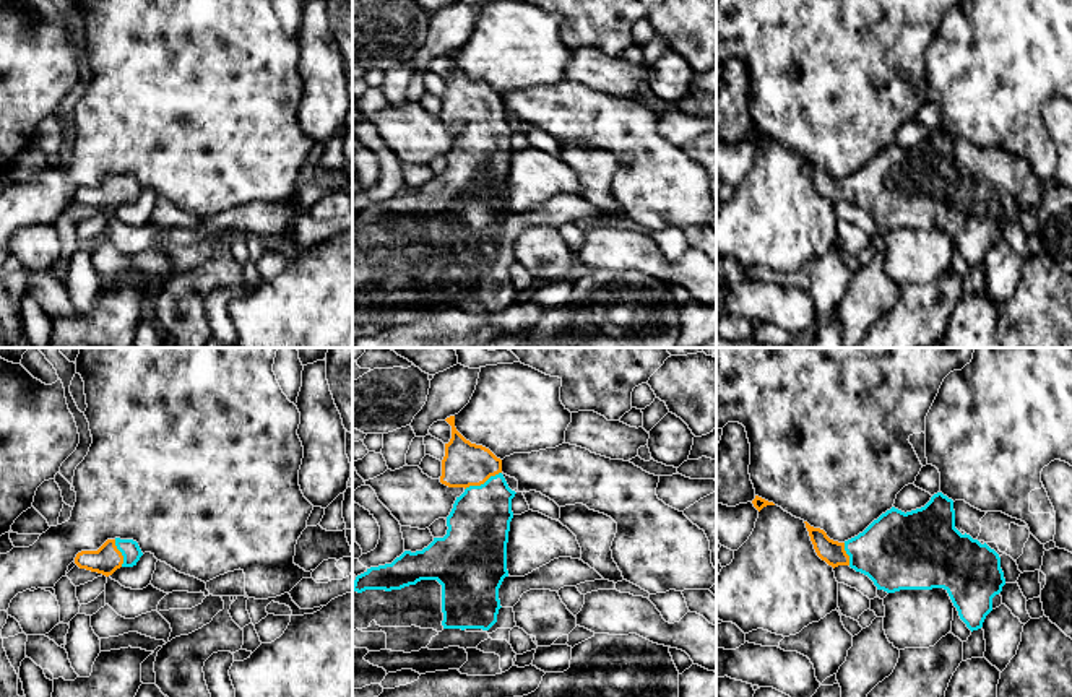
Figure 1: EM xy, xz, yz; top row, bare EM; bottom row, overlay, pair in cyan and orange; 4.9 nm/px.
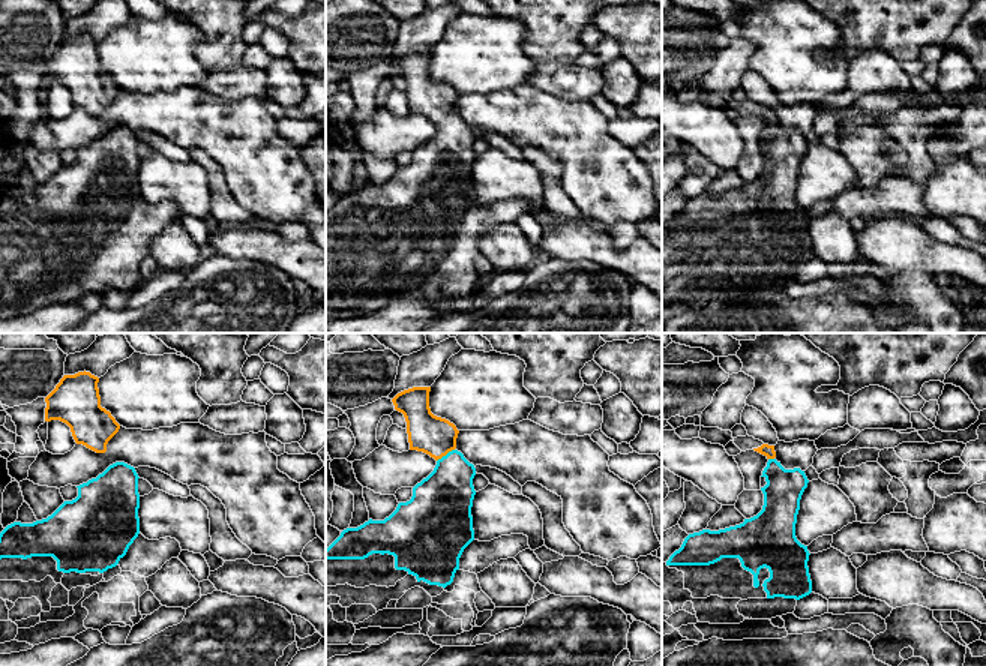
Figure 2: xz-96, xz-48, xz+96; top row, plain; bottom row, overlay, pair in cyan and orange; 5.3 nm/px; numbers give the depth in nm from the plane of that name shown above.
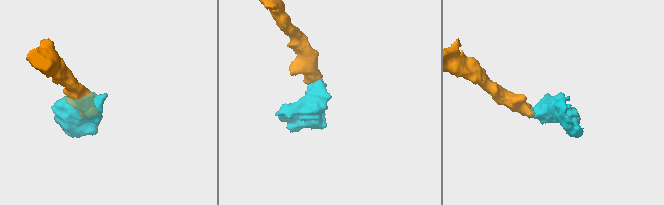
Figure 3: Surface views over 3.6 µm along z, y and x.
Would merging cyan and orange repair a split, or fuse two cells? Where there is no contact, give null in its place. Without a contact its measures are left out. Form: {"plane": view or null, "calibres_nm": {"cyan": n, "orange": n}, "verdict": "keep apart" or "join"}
{"plane": "xz", "calibres_nm": {"cyan": 300, "orange": 220}, "verdict": "join"}

